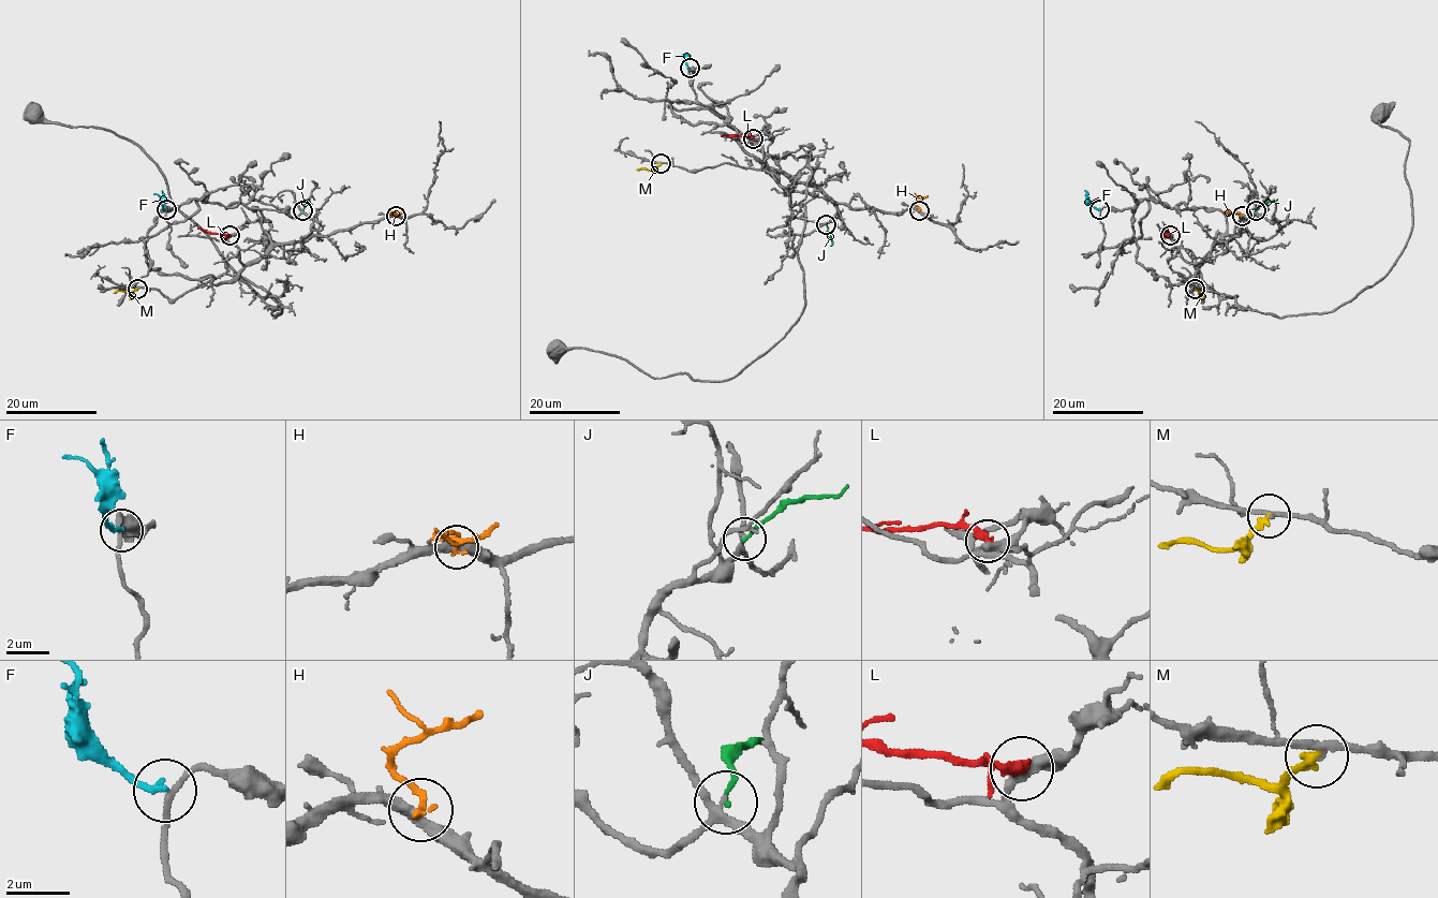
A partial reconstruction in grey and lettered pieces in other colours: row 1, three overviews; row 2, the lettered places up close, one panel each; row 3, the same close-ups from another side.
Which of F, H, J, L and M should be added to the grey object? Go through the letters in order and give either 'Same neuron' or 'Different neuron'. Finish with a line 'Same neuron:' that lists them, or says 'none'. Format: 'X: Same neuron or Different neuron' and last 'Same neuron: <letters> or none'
F: Different neuron
H: Different neuron
J: Different neuron
L: Different neuron
M: Different neuron
Same neuron: none

